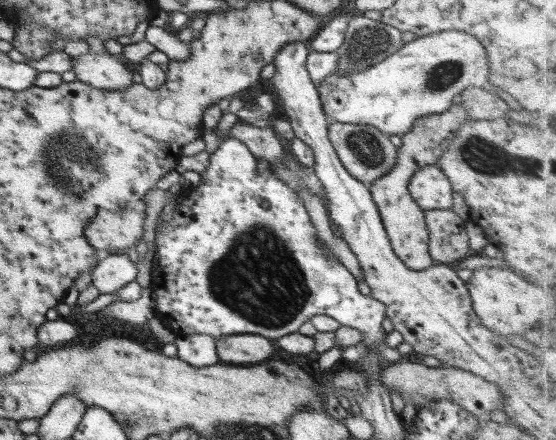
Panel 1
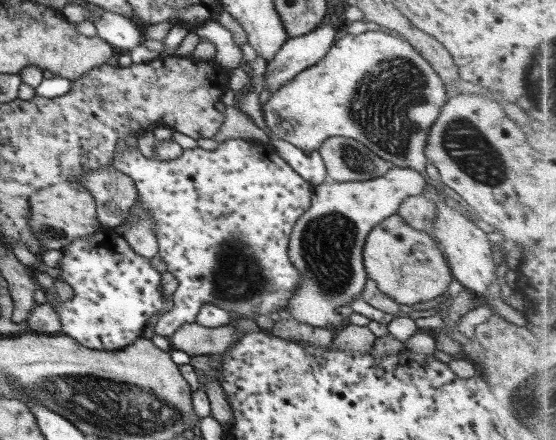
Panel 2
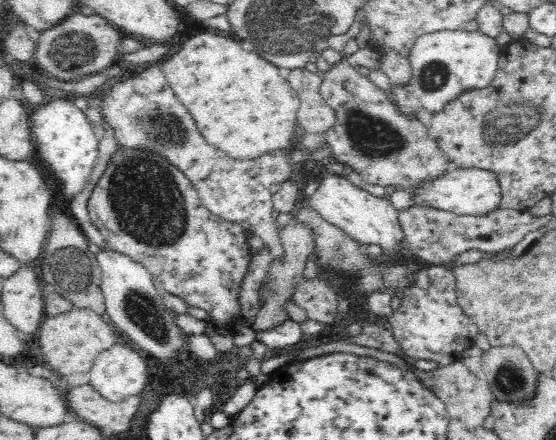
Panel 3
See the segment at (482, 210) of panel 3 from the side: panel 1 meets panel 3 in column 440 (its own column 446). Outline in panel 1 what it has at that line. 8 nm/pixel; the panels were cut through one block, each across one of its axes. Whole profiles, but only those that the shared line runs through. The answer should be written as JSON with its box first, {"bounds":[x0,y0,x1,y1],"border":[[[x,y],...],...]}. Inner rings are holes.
{"bounds":[409,165,452,211],"border":[[[436,165],[419,168],[410,179],[409,191],[424,211],[452,209],[450,179]]]}

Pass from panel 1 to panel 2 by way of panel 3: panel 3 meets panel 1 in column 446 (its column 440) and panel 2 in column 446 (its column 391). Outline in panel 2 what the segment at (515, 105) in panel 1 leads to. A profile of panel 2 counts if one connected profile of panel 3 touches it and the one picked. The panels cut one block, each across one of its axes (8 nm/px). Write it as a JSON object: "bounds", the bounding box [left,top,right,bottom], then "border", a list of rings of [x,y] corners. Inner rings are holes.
{"bounds":[262,29,448,179],"border":[[[377,29],[340,38],[320,62],[302,70],[276,89],[272,97],[262,104],[262,110],[264,121],[274,136],[300,150],[318,150],[327,138],[348,137],[362,142],[366,148],[397,167],[411,168],[420,172],[422,178],[429,179],[424,154],[428,132],[439,118],[448,94],[442,78],[406,39]]]}

